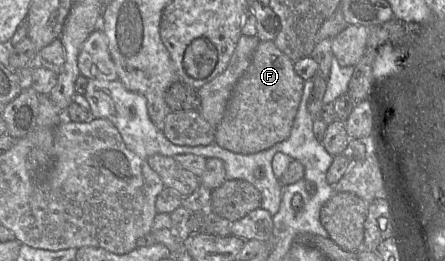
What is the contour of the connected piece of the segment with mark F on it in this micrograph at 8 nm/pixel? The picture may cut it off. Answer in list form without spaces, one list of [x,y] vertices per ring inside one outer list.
[[[260,41],[252,61],[235,85],[228,101],[224,116],[215,128],[215,143],[223,149],[238,154],[254,154],[268,150],[287,140],[298,113],[303,95],[304,80],[294,70],[291,61],[273,41]]]

